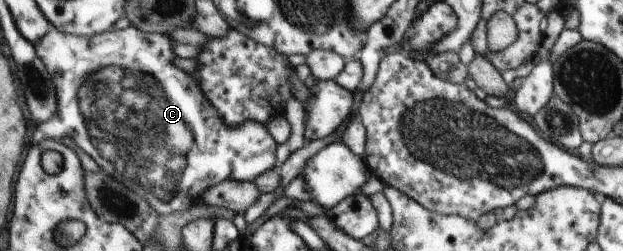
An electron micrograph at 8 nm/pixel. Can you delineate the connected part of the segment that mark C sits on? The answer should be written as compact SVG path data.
M128 26L122 30L111 30L99 32L98 35L80 36L79 34L65 33L55 28L48 31L46 36L35 44L37 55L43 61L52 82L56 89L57 109L47 123L39 125L35 139L37 144L45 139L65 140L81 147L88 153L100 167L101 170L125 184L133 193L144 199L158 214L170 214L175 211L183 211L190 204L197 205L202 195L213 186L225 180L235 180L238 182L255 182L256 179L266 171L277 166L277 146L278 143L267 131L266 125L255 120L247 120L241 125L232 128L223 121L222 115L215 109L215 106L207 99L203 93L200 81L194 73L189 74L173 64L176 55L173 52L173 45L178 44L167 34L156 34L142 32L135 26Z

